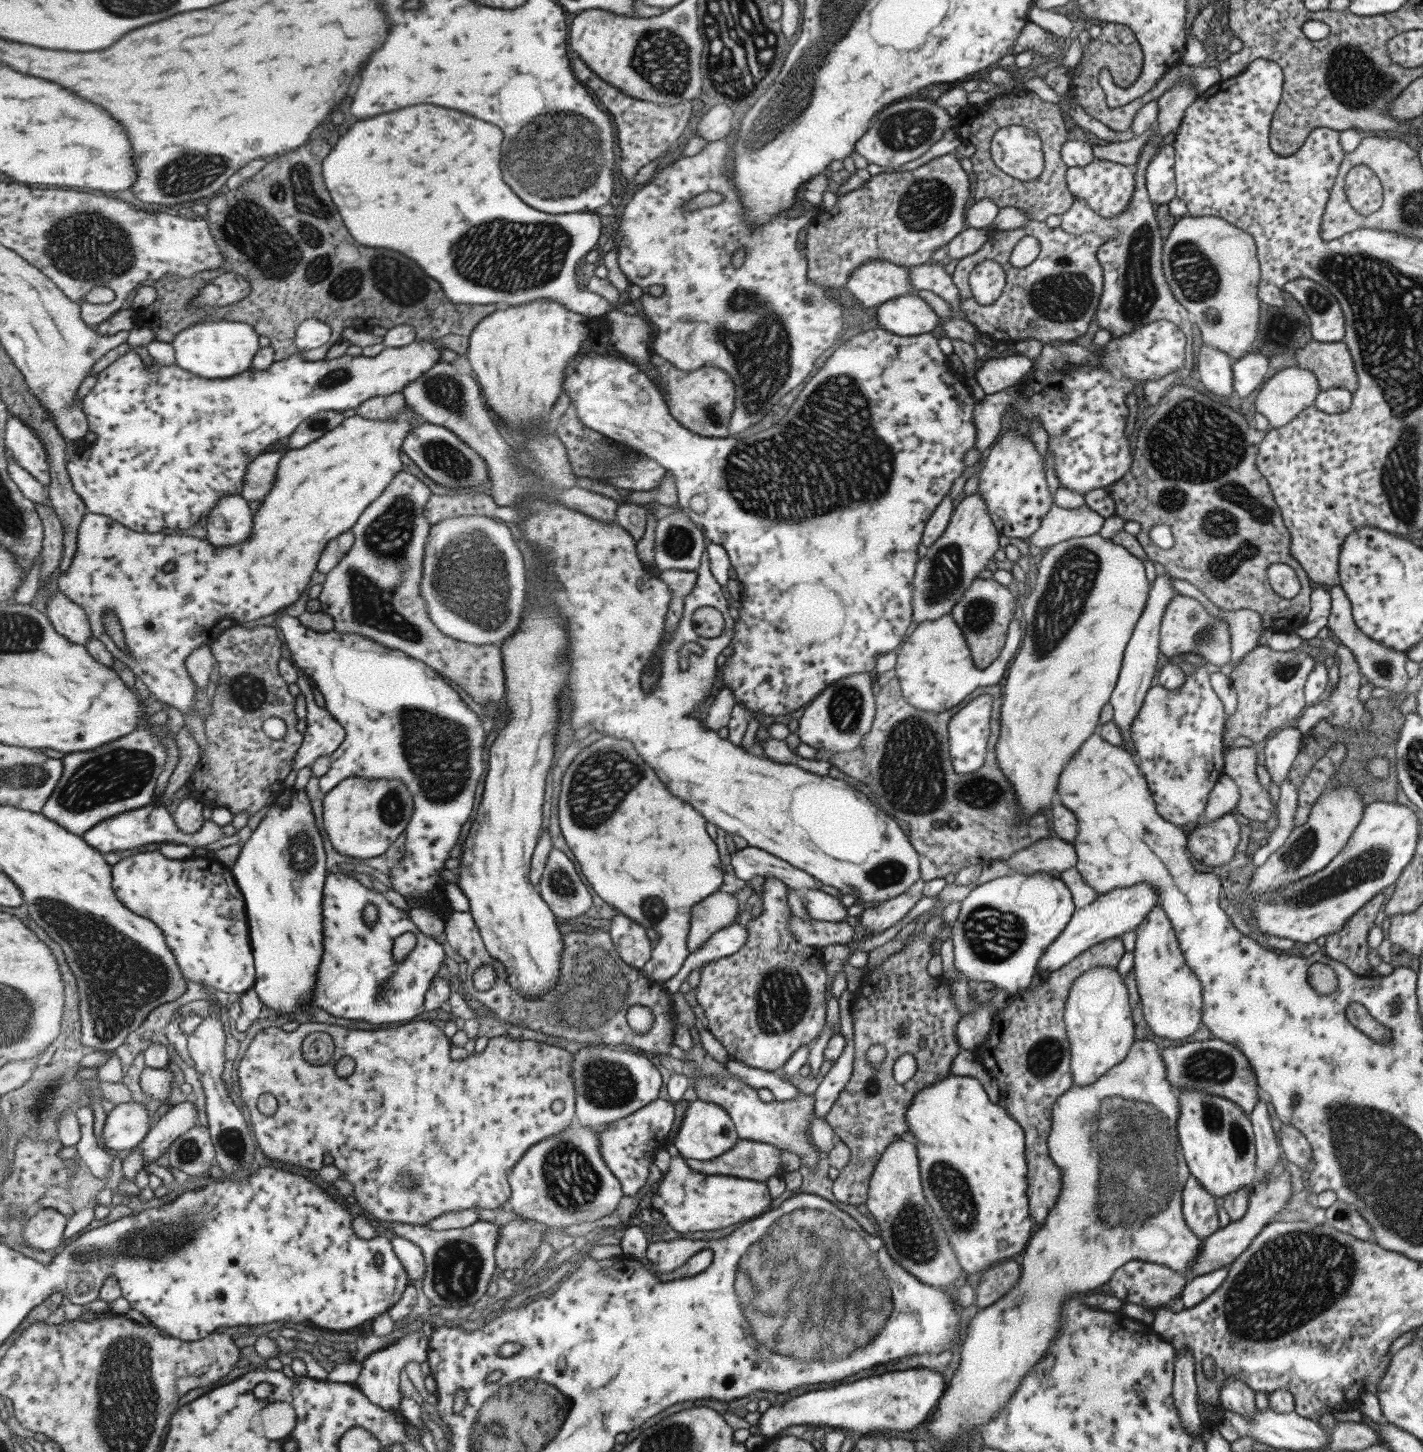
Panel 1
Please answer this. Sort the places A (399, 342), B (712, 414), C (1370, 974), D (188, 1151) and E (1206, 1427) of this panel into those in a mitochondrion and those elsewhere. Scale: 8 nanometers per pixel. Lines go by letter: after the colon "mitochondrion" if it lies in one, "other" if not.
A: other
B: mitochondrion
C: other
D: mitochondrion
E: other

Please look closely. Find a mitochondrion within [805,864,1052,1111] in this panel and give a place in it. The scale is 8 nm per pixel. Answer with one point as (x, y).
(993, 936)

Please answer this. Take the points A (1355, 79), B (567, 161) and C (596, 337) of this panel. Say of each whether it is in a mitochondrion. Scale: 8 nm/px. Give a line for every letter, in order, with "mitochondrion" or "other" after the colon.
A: mitochondrion
B: mitochondrion
C: other

